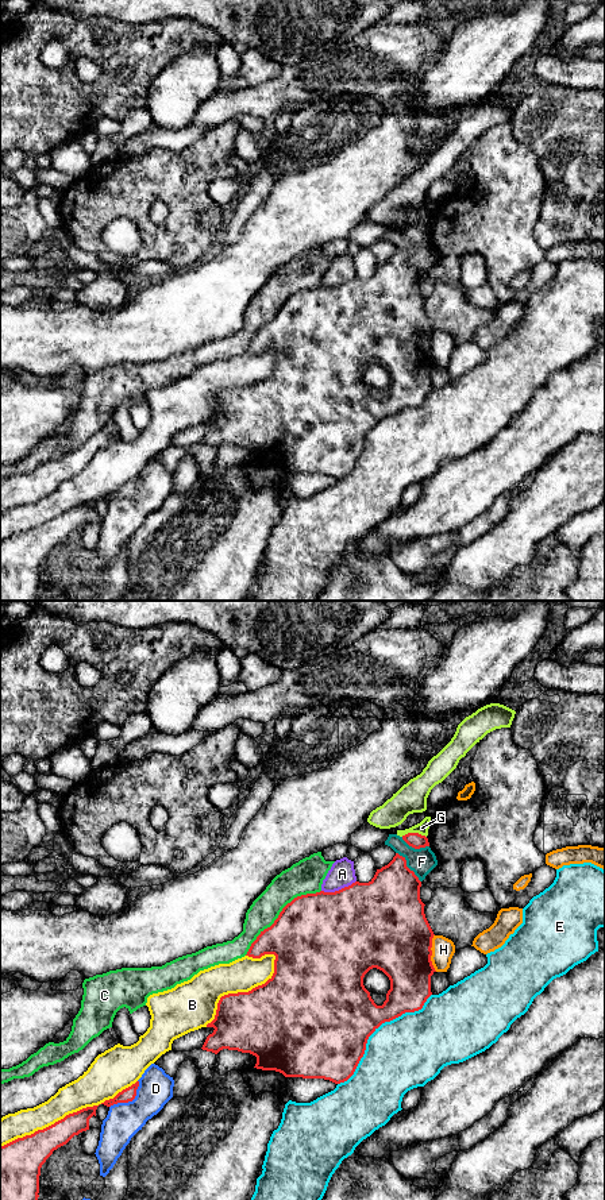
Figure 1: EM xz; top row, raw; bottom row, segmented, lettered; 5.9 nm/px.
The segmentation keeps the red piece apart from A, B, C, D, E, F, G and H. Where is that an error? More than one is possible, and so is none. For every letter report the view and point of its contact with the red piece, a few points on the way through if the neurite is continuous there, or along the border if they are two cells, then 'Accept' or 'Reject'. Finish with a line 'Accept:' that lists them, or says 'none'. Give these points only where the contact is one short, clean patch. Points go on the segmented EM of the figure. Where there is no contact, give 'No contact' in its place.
A: Touches red at xz (339, 890). Reject
B: Touches red at xz (69, 1114). Reject
C: Touches red at xz (280, 914). Reject
D: Touches red at xz (130, 1100). Reject
E: Touches red at xz (374, 1030). Reject
F: Touches red at xz (407, 867). Reject
G: Touches red at xz (413, 833). Boundary: xz (401, 836), (420, 833), (426, 837). Reject
H: Touches red at xz (431, 953). Reject
Accept: none

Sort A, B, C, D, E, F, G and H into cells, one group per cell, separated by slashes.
A / B / C / D / E / F G H

